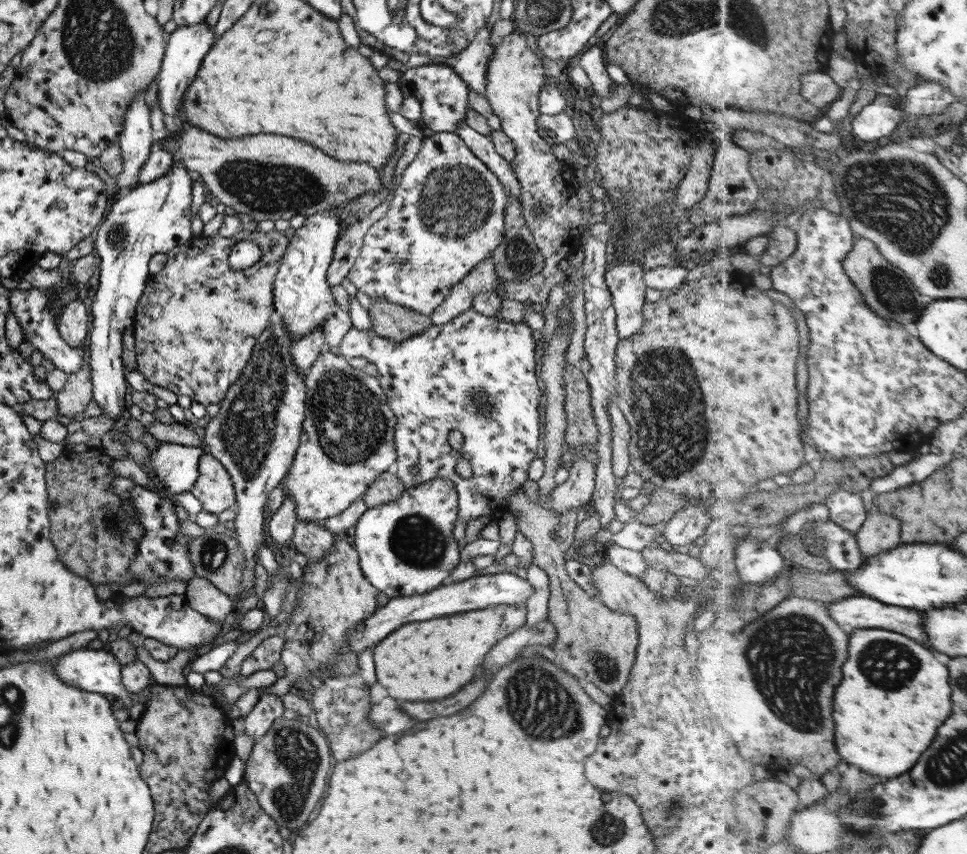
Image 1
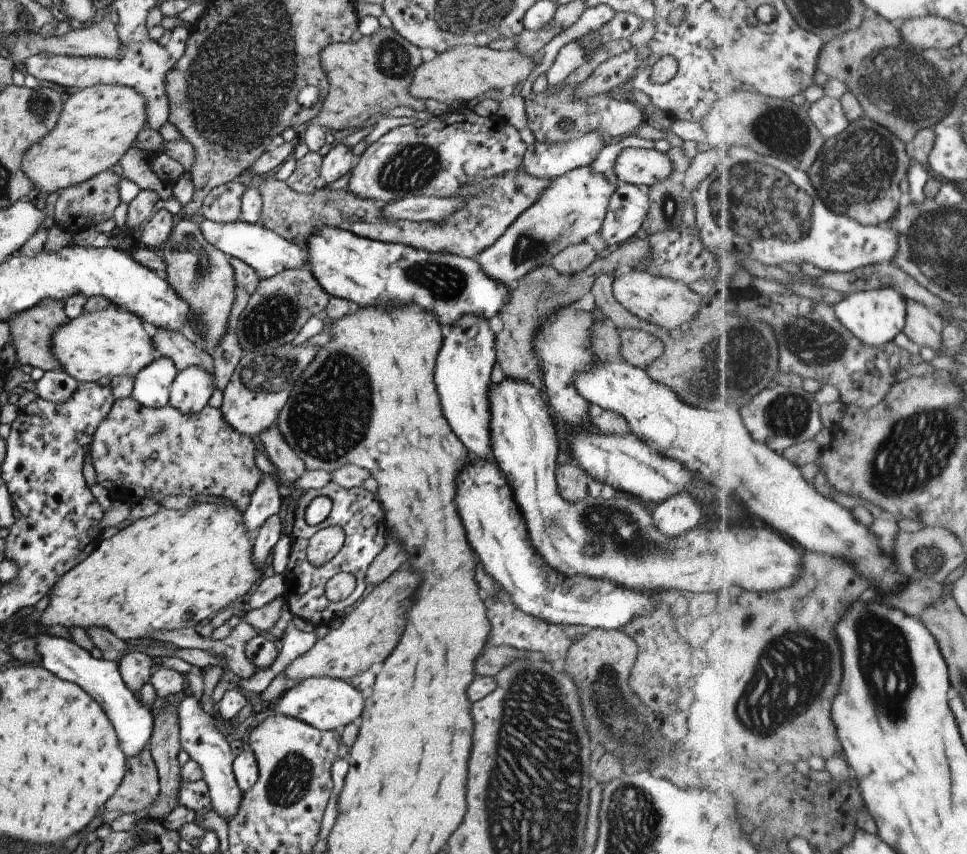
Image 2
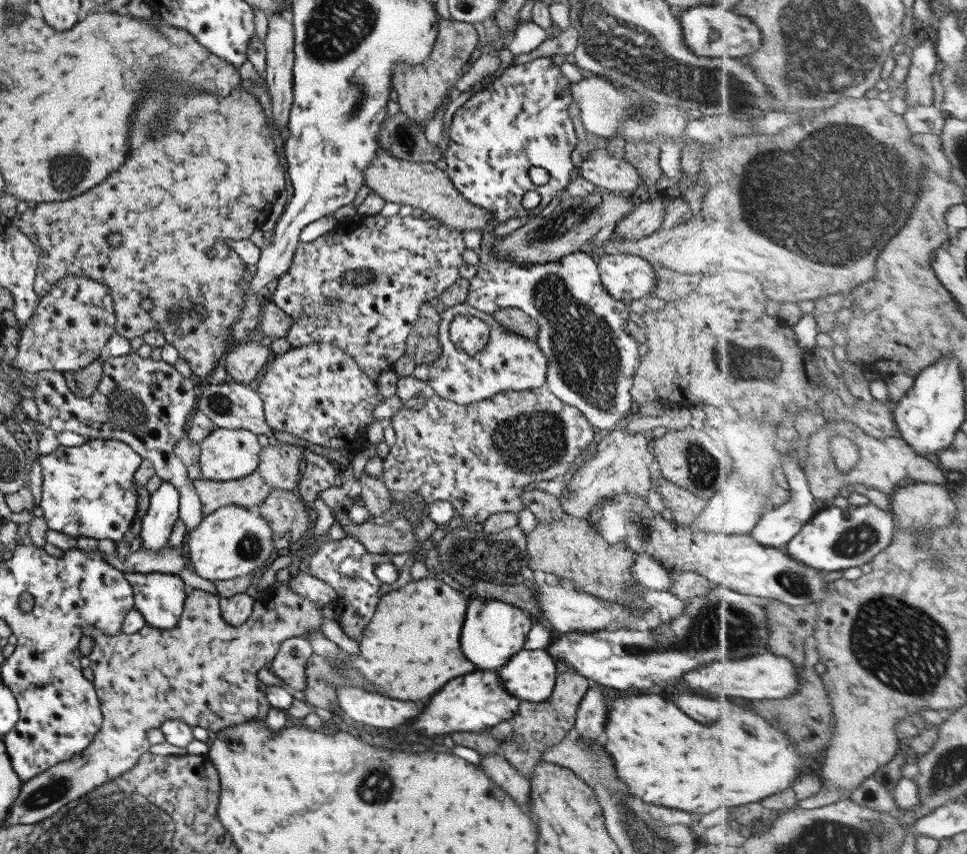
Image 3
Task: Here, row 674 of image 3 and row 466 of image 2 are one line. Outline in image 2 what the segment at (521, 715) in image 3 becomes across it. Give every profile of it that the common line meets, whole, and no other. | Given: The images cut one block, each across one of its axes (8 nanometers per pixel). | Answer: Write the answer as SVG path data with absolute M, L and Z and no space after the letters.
M576 462L560 464L556 469L556 480L562 498L570 502L581 501L588 492L589 474Z

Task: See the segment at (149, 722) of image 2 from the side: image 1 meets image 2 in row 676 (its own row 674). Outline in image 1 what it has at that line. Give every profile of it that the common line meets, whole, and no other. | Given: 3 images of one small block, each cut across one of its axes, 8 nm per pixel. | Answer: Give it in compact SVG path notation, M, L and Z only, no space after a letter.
M107 648L73 650L58 657L55 661L55 667L60 675L60 680L68 686L72 685L72 688L78 688L84 692L97 692L110 698L120 698L128 711L133 707L131 694L126 692L122 686L121 670L123 666Z

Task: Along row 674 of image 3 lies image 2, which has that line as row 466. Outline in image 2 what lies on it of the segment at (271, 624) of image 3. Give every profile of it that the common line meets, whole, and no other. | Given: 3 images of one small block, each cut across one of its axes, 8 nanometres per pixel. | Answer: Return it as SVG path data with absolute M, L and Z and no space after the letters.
M134 397L117 398L108 416L93 434L91 456L99 484L118 482L118 492L130 500L154 498L159 503L170 495L187 497L217 496L236 505L242 512L250 504L263 472L257 467L257 441L234 430L224 419L220 409L206 405L200 412L181 413L168 403L165 407L147 407Z

